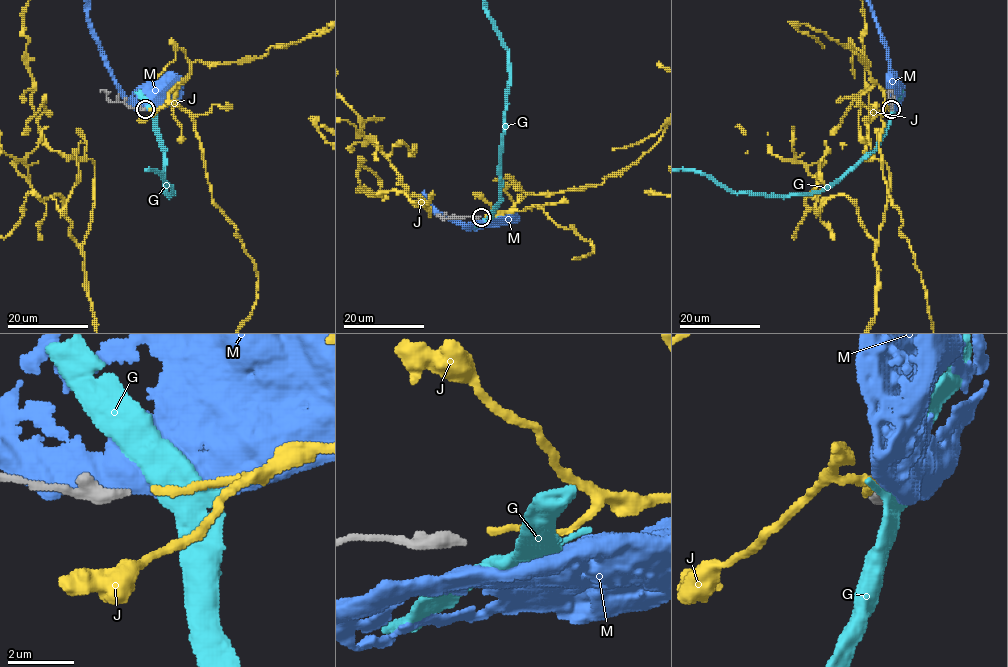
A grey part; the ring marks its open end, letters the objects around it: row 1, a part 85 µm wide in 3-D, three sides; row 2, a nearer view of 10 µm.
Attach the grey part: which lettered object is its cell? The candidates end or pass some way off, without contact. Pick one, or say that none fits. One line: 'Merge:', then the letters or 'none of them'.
Merge: none of them

